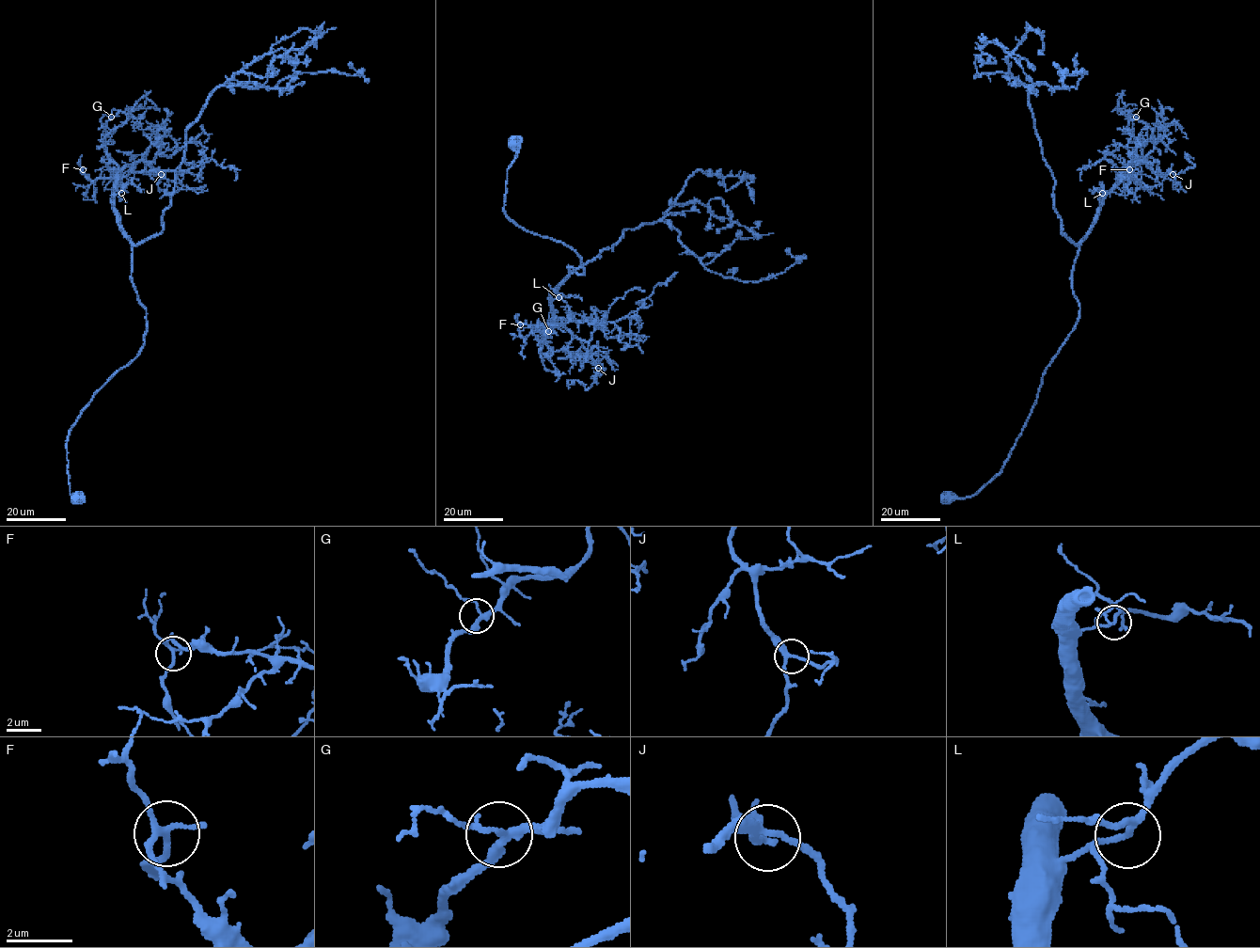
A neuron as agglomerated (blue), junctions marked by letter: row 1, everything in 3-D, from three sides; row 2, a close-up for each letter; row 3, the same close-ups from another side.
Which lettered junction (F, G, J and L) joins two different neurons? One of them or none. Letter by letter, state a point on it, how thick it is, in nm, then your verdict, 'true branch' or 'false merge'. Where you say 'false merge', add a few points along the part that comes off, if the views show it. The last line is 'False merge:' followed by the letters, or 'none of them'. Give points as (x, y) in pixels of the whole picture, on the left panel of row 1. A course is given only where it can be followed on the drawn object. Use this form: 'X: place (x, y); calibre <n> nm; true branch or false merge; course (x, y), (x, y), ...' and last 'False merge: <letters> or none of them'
F: place (83, 169); calibre 170 nm; true branch
G: place (111, 117); calibre 240 nm; true branch
J: place (161, 174); calibre 240 nm; true branch
L: place (121, 193); calibre 140 nm; true branch
False merge: none of them

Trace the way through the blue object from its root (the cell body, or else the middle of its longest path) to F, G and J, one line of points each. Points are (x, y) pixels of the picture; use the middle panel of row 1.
F: (513, 143), (504, 213), (569, 246), (584, 268), (579, 275), (569, 267), (551, 293), (555, 325), (520, 324)
G: (513, 143), (504, 213), (584, 268), (551, 293), (556, 324), (541, 331), (564, 323), (548, 331)
J: (513, 143), (504, 213), (581, 259), (584, 274), (569, 267), (551, 293), (551, 313), (589, 342), (598, 368)

